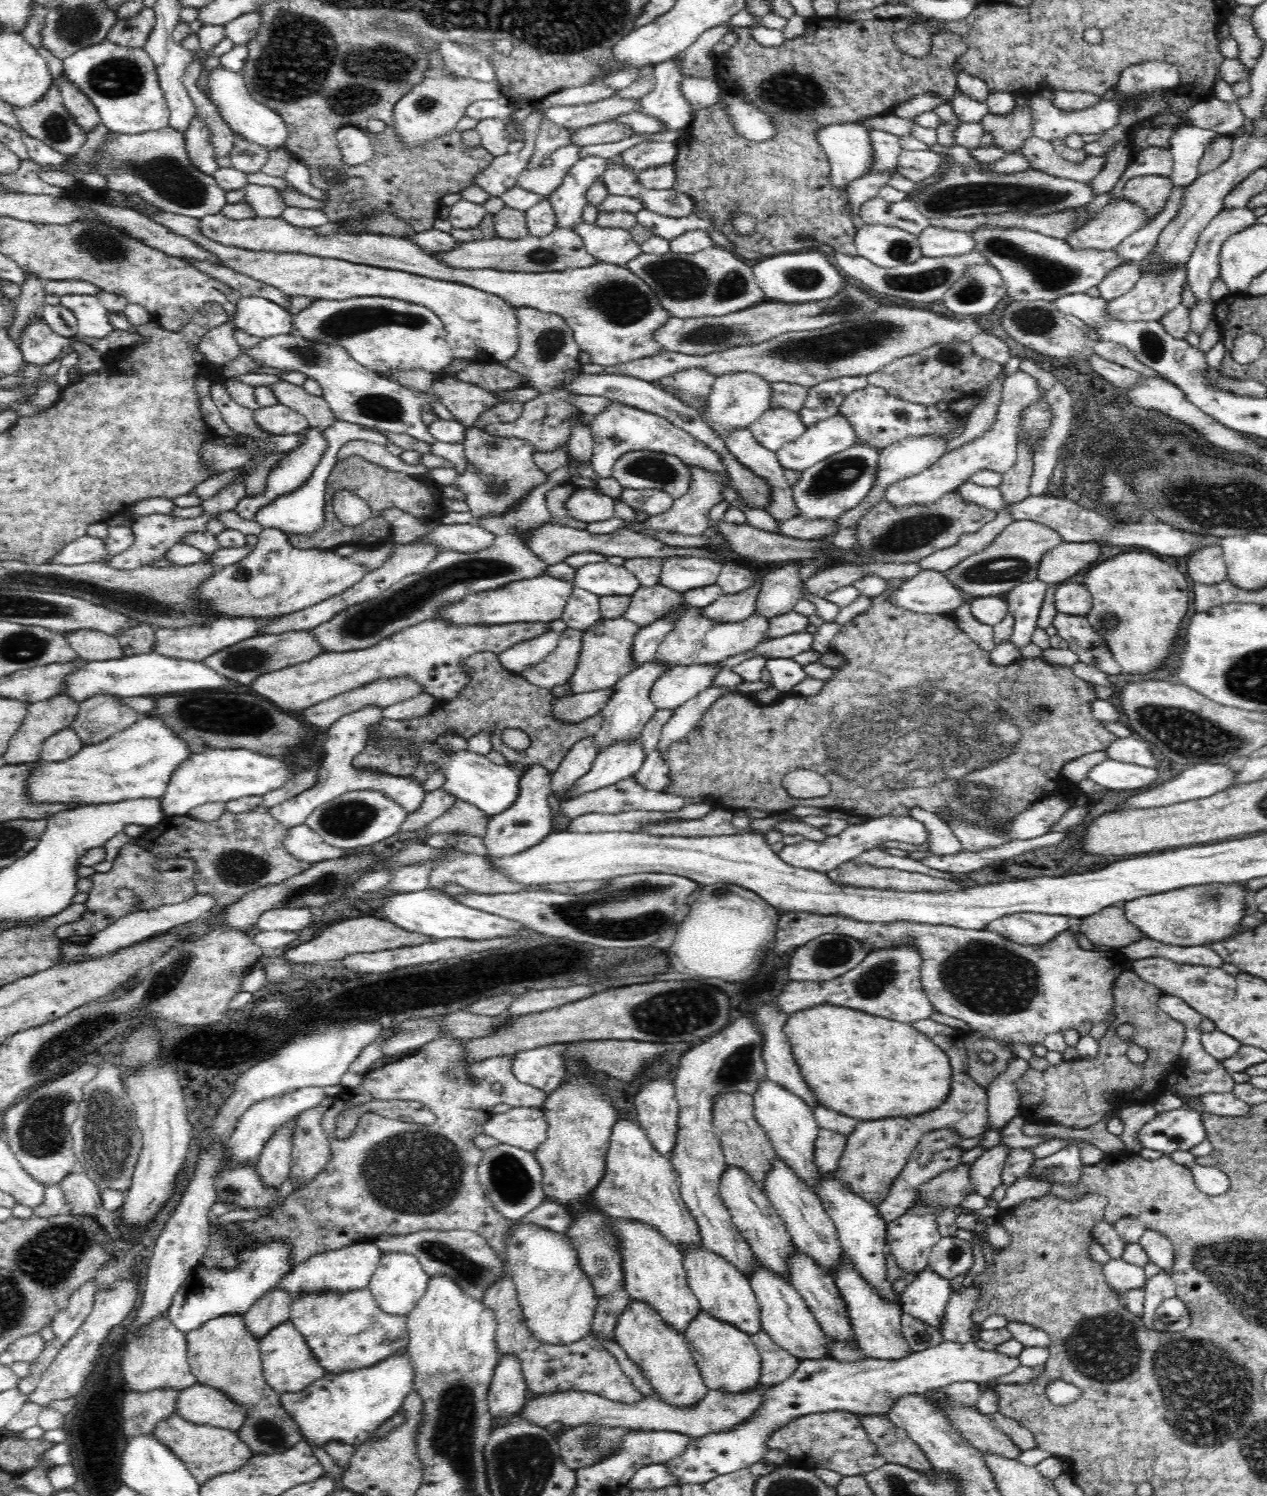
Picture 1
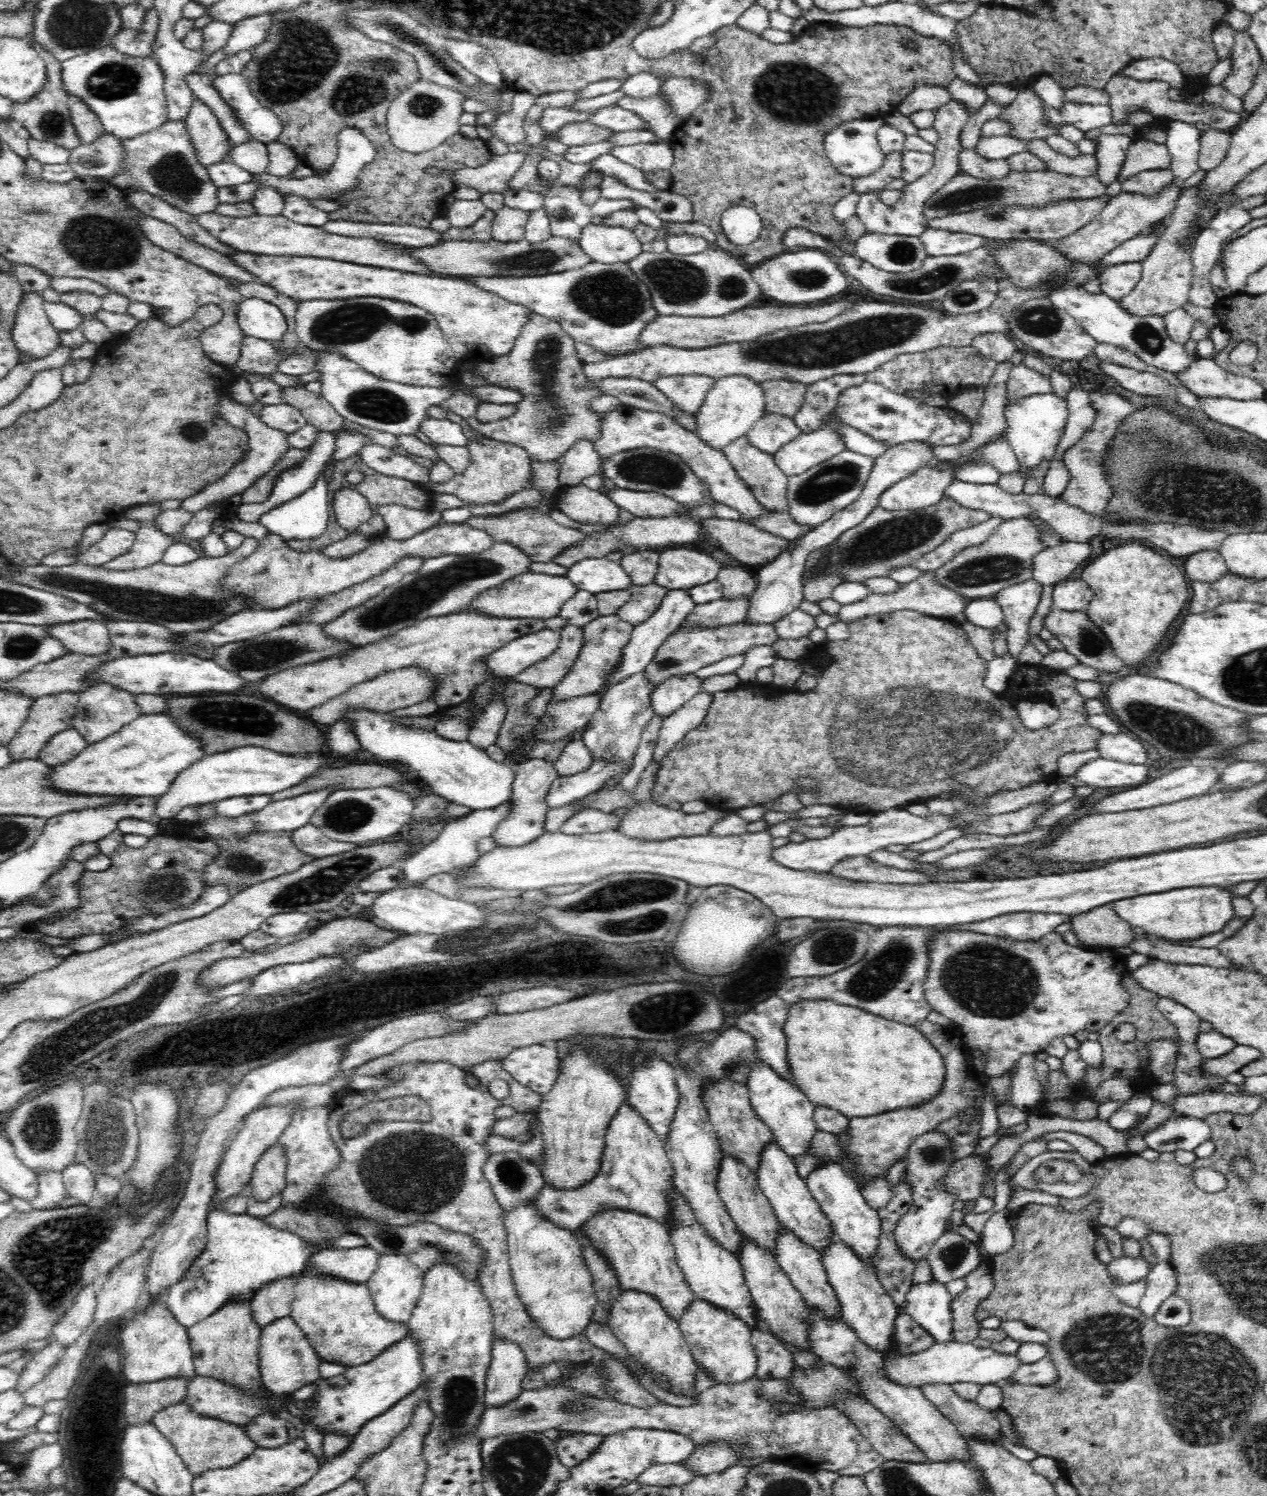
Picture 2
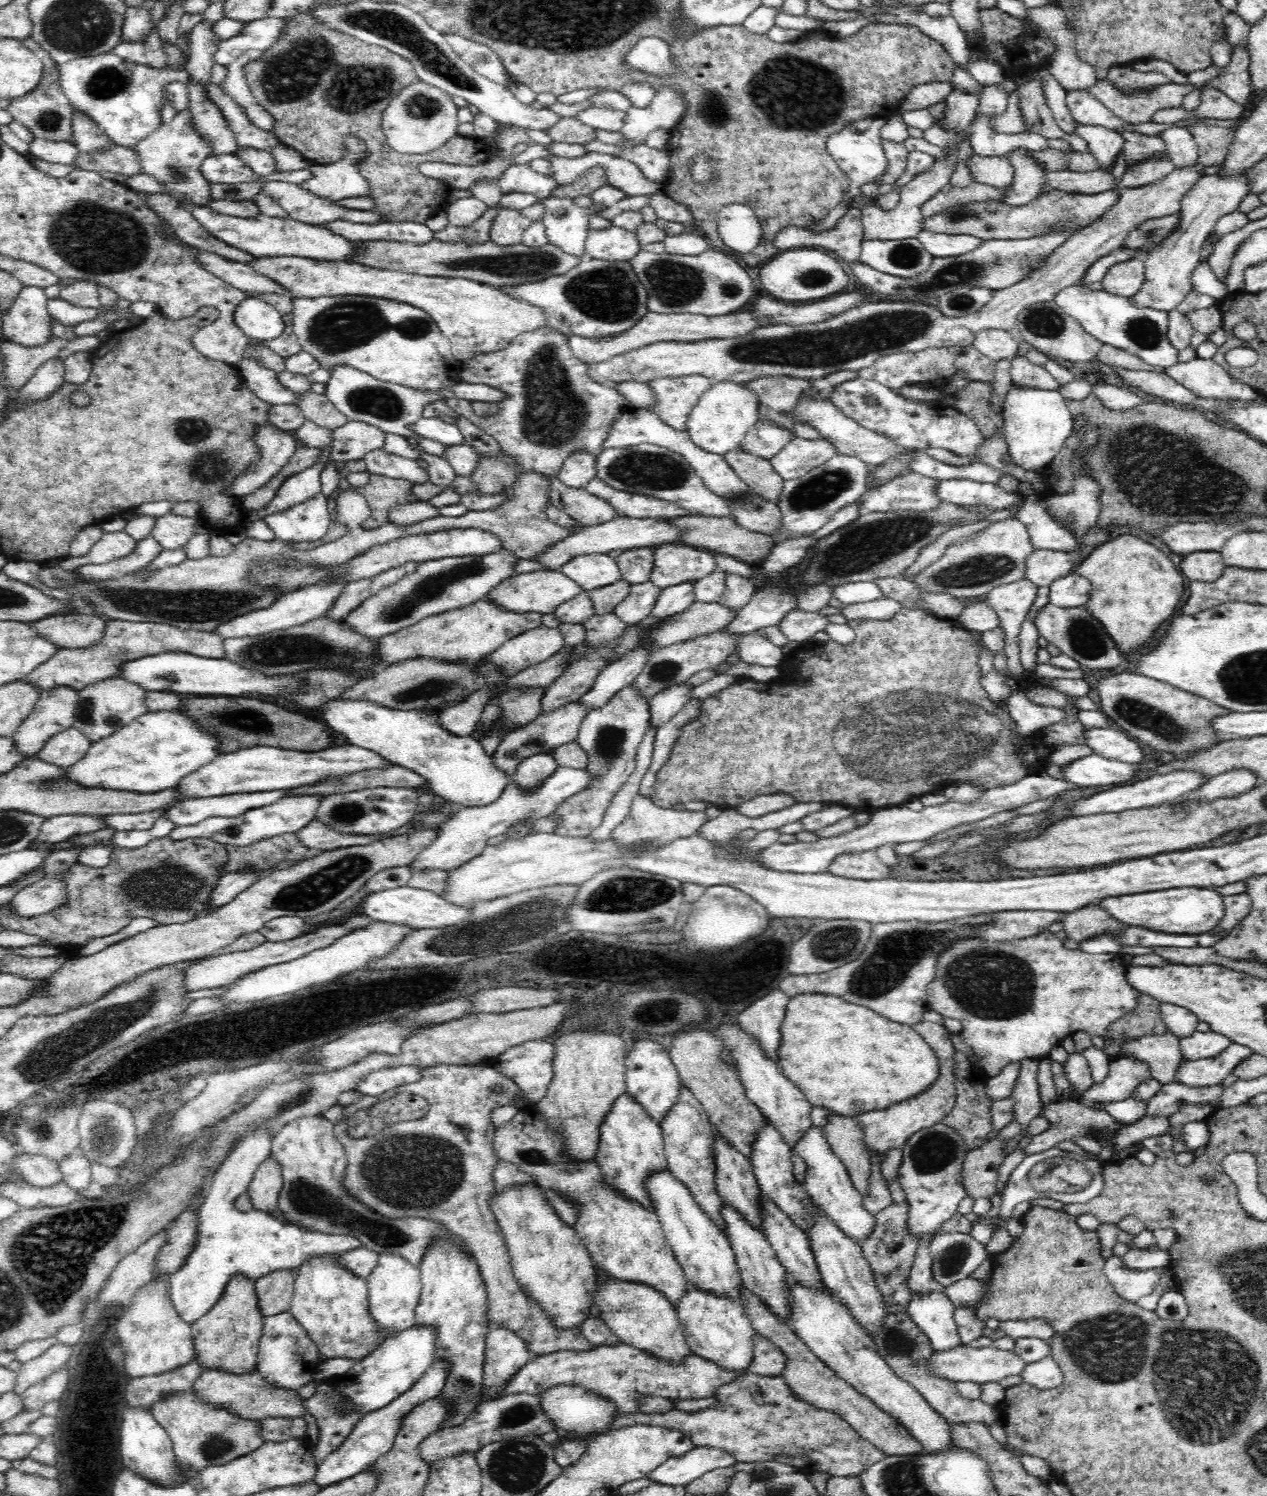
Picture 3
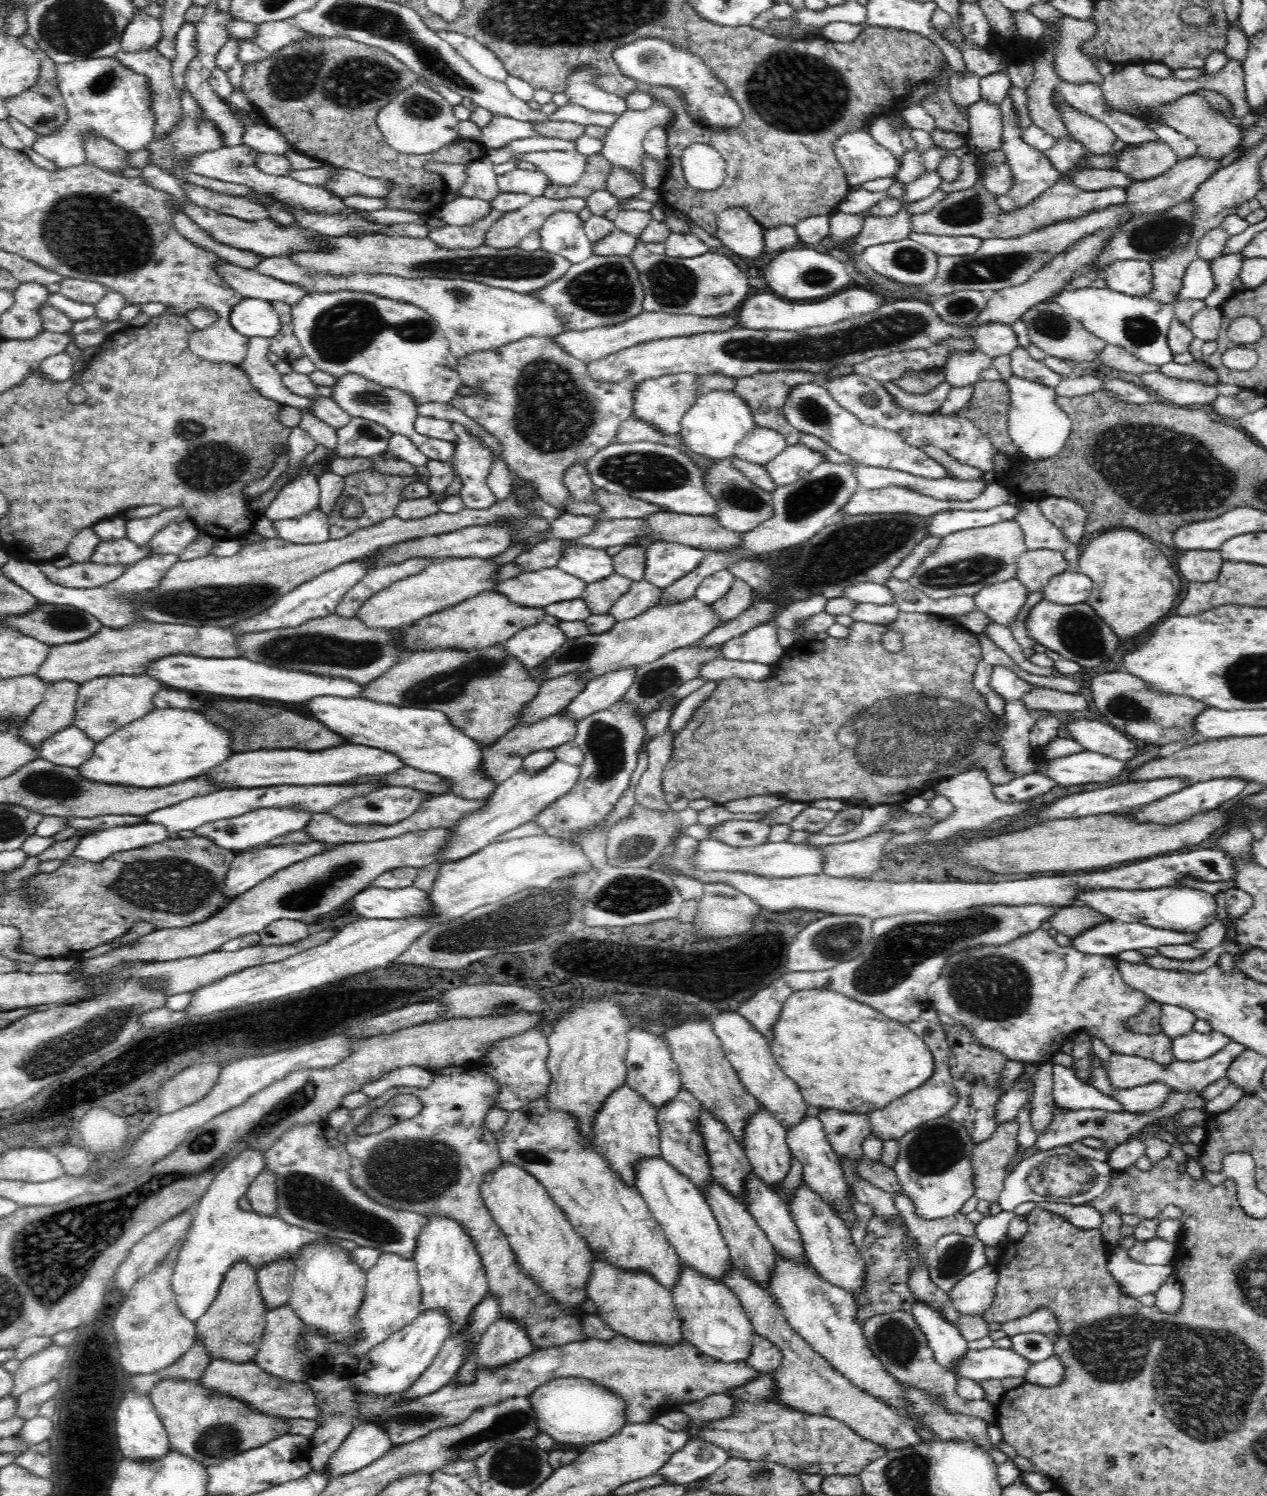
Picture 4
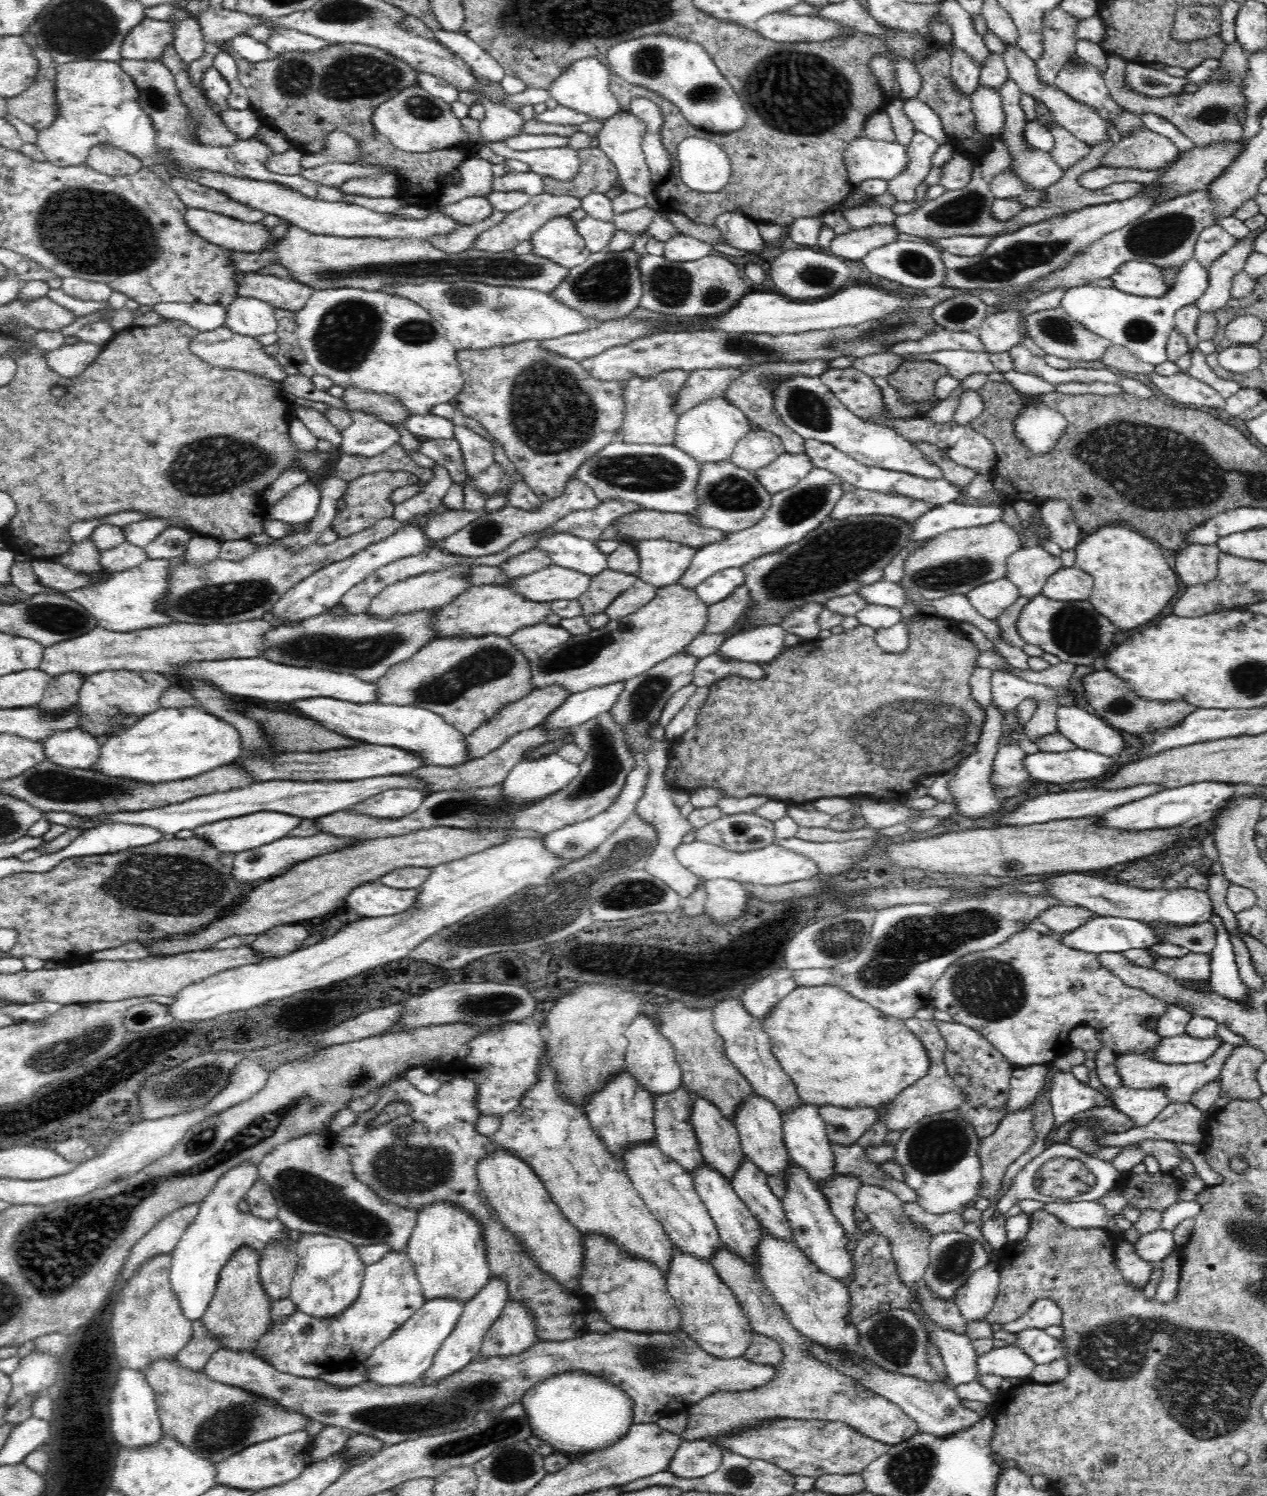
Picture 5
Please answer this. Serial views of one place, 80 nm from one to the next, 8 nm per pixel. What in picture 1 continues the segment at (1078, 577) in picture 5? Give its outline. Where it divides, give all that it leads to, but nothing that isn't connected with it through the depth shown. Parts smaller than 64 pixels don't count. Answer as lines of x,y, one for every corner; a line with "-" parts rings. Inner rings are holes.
1061,583
1055,590
1057,612
1084,617
1091,611
1093,598
1085,583

